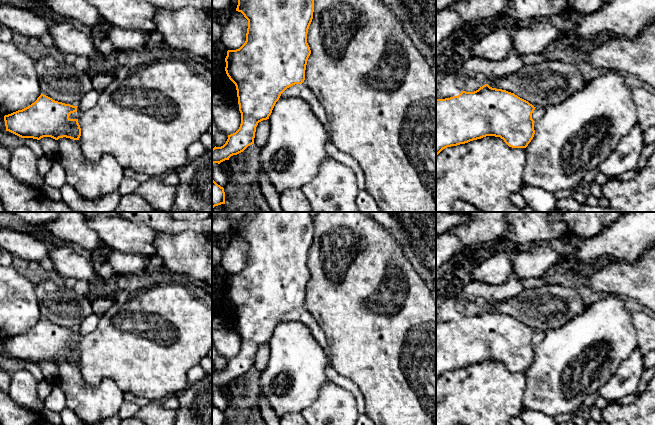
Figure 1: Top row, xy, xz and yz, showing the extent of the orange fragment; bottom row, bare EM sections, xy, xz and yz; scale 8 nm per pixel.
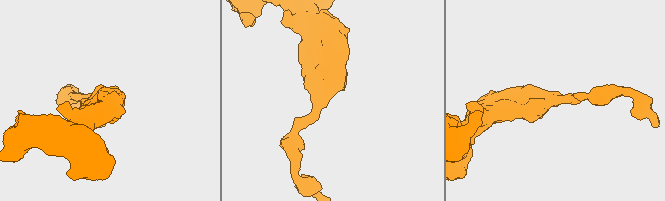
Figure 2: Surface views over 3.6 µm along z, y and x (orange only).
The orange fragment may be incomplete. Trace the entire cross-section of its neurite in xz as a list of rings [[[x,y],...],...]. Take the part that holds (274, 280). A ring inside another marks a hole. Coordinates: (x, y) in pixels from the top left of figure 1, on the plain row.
[[[255,212],[253,216],[242,216],[239,219],[236,235],[241,236],[248,244],[246,265],[239,273],[227,275],[225,295],[236,310],[241,348],[235,357],[228,359],[223,370],[212,373],[212,389],[229,384],[231,380],[254,368],[258,347],[269,343],[281,318],[287,312],[304,306],[307,284],[311,278],[307,257],[314,236],[312,212]]]

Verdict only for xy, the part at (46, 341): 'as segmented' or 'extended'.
as segmented

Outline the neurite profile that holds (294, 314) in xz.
[[[295,308],[287,312],[280,320],[280,322],[299,320],[305,324],[310,330],[313,337],[322,347],[328,358],[328,365],[326,367],[326,376],[329,381],[351,392],[357,401],[357,410],[359,414],[365,413],[365,400],[359,387],[350,379],[340,375],[332,364],[332,358],[329,352],[327,339],[324,331],[316,321],[316,319],[304,308]]]

